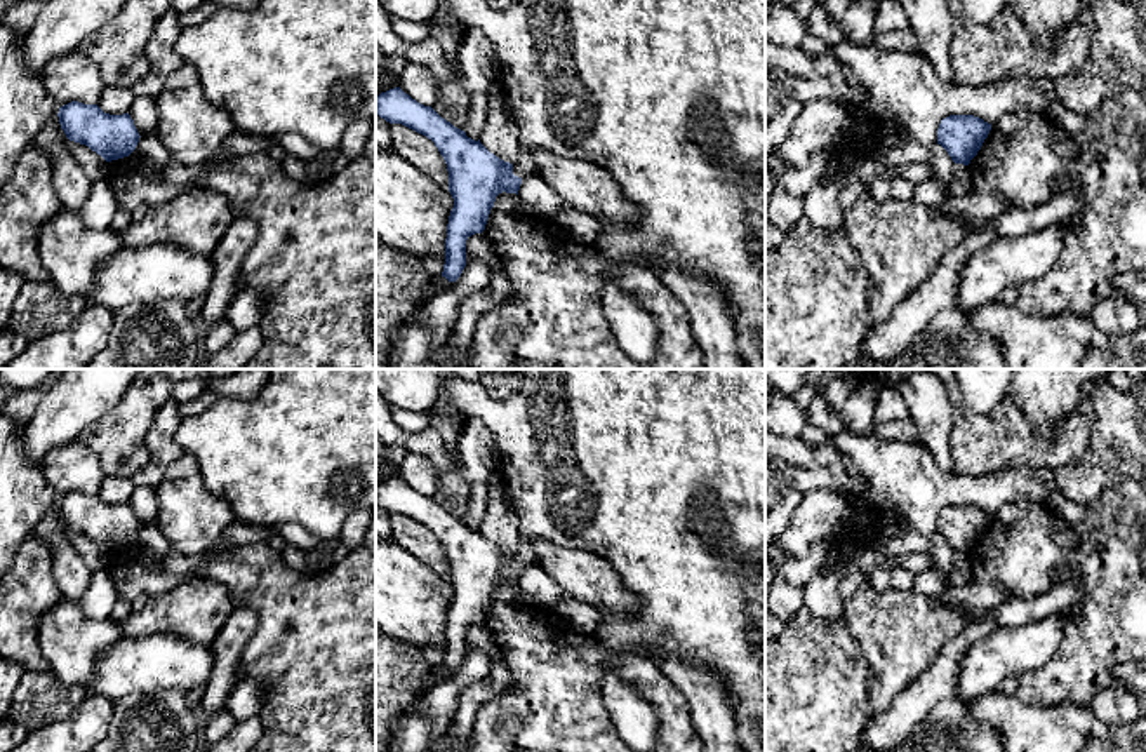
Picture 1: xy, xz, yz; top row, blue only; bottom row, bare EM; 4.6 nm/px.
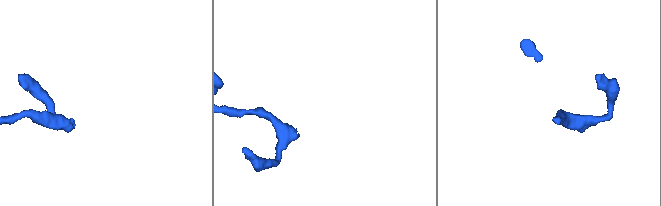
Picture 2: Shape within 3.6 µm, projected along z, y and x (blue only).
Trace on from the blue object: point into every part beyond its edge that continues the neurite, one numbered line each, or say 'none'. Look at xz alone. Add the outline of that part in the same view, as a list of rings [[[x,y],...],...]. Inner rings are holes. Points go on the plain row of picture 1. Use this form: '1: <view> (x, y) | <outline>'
1: xz (661, 472) | [[[376,369],[376,388],[391,409],[403,409],[410,413],[423,413],[435,404],[438,395],[447,390],[452,404],[463,413],[466,420],[480,420],[496,437],[496,444],[501,454],[501,480],[504,482],[515,512],[520,522],[520,545],[513,554],[513,564],[525,567],[534,562],[532,540],[544,538],[555,545],[588,550],[600,555],[609,562],[623,578],[626,588],[638,597],[638,608],[626,618],[616,618],[614,614],[598,609],[602,614],[600,625],[593,637],[605,656],[675,656],[683,661],[696,661],[718,679],[727,689],[729,702],[734,710],[737,740],[741,752],[765,752],[765,369],[525,369],[523,383],[520,390],[506,399],[492,399],[480,381],[468,381],[456,374],[449,374],[445,369]]]

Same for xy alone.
none

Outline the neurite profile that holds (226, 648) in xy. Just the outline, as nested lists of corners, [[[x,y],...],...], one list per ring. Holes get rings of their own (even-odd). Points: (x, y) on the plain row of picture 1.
[[[238,606],[209,646],[214,658],[214,668],[205,691],[197,703],[202,717],[226,708],[230,693],[242,679],[242,653],[256,632],[257,621],[259,618],[254,609]]]

